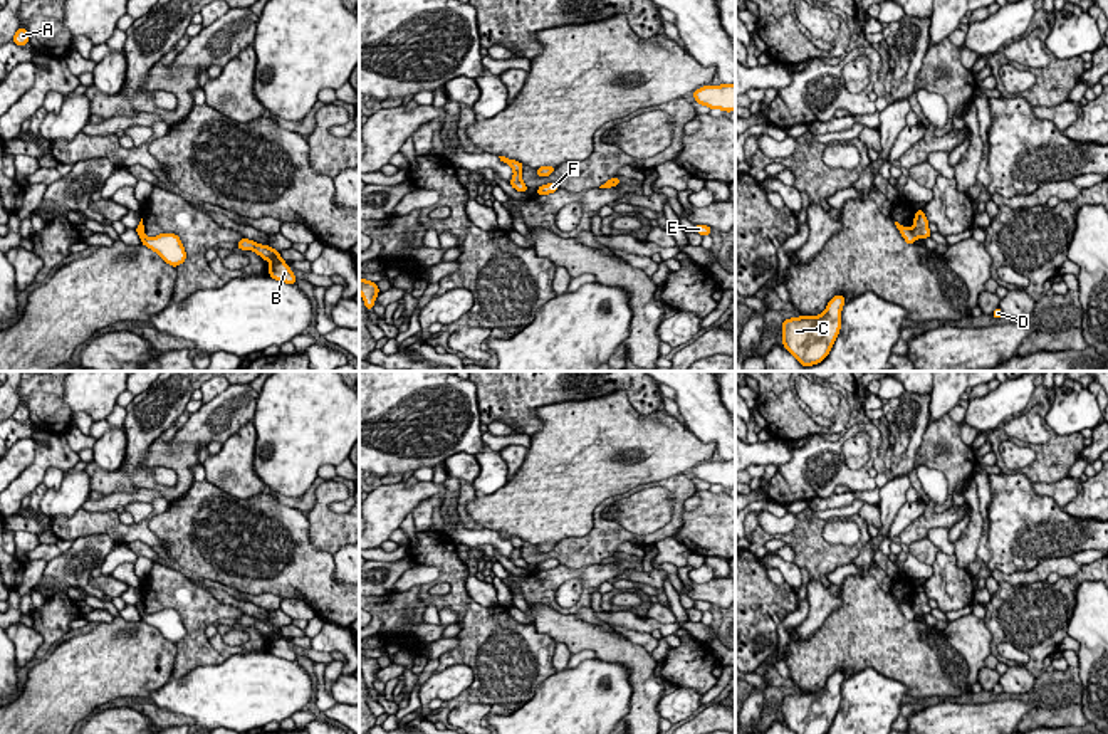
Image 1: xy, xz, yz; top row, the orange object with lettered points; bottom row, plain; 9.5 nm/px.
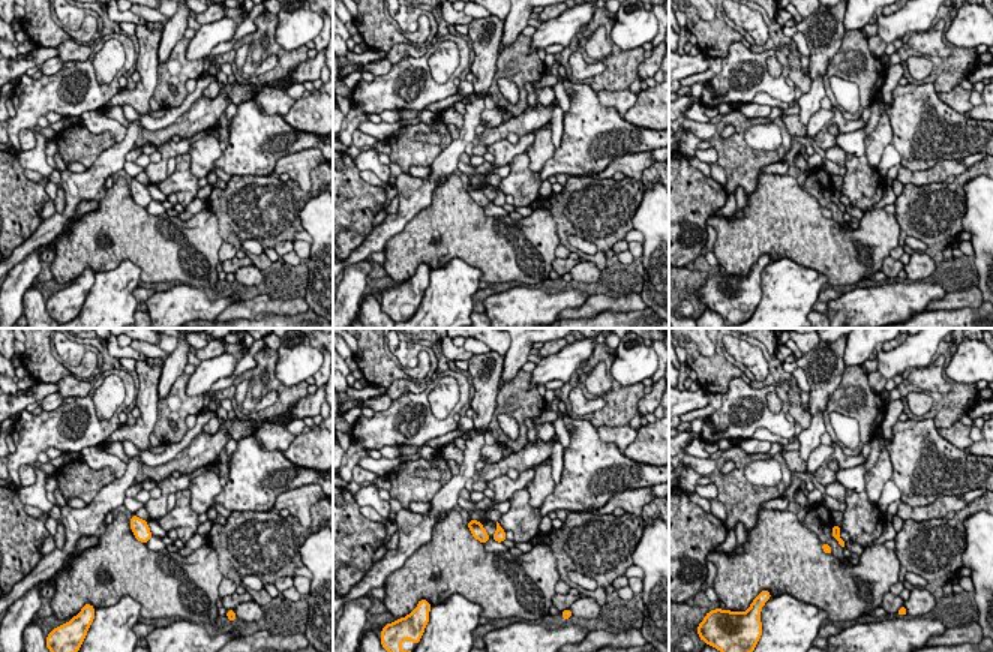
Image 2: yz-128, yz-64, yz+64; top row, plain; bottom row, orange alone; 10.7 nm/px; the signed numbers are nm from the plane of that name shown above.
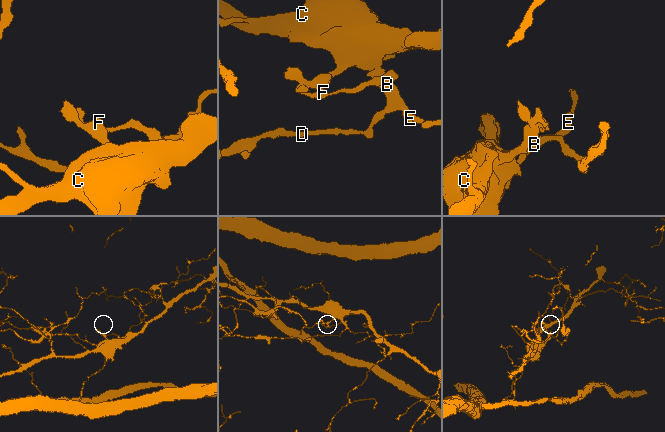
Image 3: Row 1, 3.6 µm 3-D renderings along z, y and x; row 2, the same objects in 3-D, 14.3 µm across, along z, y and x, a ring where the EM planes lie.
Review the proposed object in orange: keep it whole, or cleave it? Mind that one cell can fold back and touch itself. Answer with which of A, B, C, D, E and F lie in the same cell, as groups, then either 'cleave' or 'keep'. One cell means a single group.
A B D E F / C | cleave

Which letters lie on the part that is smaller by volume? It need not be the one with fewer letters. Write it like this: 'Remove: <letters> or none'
Remove: A, B, D, E, F

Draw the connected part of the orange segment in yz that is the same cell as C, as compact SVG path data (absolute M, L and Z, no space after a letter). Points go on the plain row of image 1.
M838 670L819 692L782 697L782 722L796 734L826 734L839 710L844 679Z

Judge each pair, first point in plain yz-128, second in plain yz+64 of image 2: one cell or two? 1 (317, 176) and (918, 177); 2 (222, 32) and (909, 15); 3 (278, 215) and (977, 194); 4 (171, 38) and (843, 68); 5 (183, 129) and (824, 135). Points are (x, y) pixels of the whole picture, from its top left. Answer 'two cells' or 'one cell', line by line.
1: two cells
2: one cell
3: two cells
4: two cells
5: one cell

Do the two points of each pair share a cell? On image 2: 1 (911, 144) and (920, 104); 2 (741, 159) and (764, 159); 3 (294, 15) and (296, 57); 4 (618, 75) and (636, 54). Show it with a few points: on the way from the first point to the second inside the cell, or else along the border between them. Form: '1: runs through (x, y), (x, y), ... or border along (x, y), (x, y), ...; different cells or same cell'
1: runs through (920, 134), (920, 114); same cell
2: runs through (747, 159), (758, 159); same cell
3: border along (278, 18), (275, 39), (285, 50), (305, 45); different cells
4: runs through (621, 71), (632, 59); same cell

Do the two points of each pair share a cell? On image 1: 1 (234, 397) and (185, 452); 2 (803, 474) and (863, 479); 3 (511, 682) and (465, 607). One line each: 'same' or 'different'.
1: different
2: same
3: same

